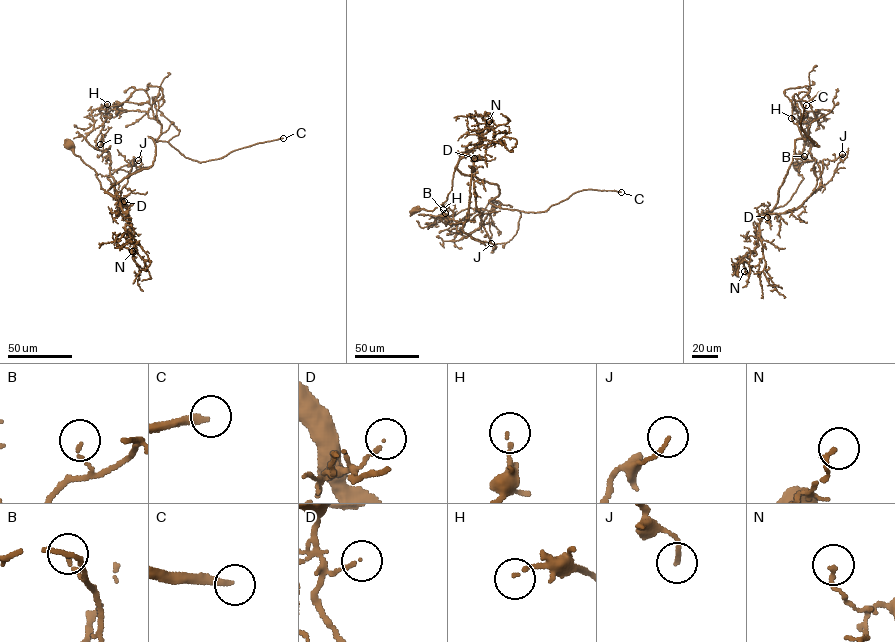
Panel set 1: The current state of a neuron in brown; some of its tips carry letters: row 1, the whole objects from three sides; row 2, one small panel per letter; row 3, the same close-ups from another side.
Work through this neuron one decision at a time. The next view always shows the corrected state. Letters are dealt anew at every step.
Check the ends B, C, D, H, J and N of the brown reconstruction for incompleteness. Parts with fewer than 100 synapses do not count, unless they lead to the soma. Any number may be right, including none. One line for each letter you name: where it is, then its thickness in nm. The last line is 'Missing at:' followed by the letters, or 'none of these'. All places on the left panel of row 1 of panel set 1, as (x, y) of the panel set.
C: at (283, 138); 240 nm thick
Missing at: C

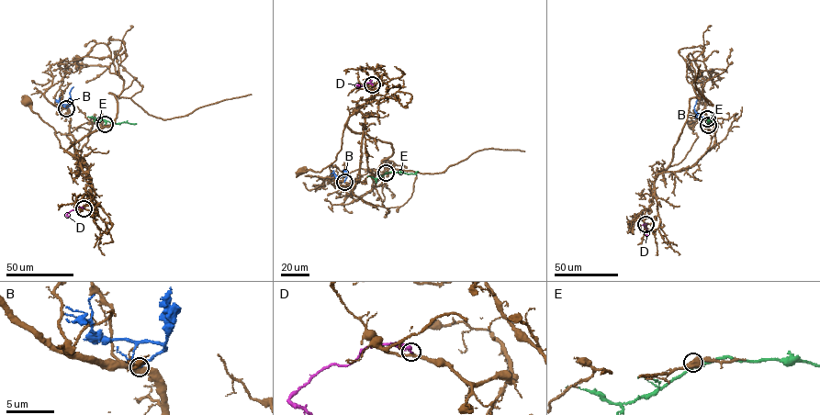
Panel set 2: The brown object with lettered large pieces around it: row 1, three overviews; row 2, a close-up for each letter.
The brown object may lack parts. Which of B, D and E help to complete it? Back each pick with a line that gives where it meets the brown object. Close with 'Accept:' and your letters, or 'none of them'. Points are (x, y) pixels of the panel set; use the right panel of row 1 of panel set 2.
D: contact (645, 224)
Accept: D

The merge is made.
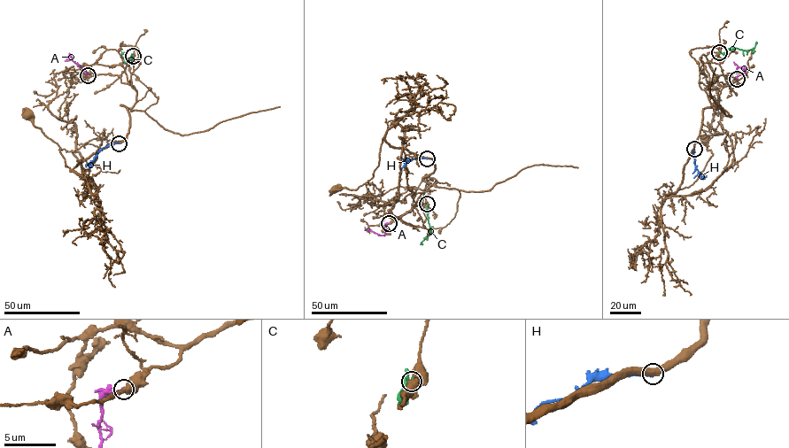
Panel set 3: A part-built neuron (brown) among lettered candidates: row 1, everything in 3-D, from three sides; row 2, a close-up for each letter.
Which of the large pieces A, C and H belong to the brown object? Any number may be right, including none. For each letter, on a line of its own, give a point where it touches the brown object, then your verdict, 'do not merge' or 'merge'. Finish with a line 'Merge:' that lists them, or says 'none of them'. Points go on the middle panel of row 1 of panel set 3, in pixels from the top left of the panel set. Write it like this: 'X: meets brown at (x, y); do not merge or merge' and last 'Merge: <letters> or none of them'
A: meets brown at (389, 223); do not merge
C: meets brown at (427, 204); do not merge
H: meets brown at (427, 158); do not merge
Merge: none of them

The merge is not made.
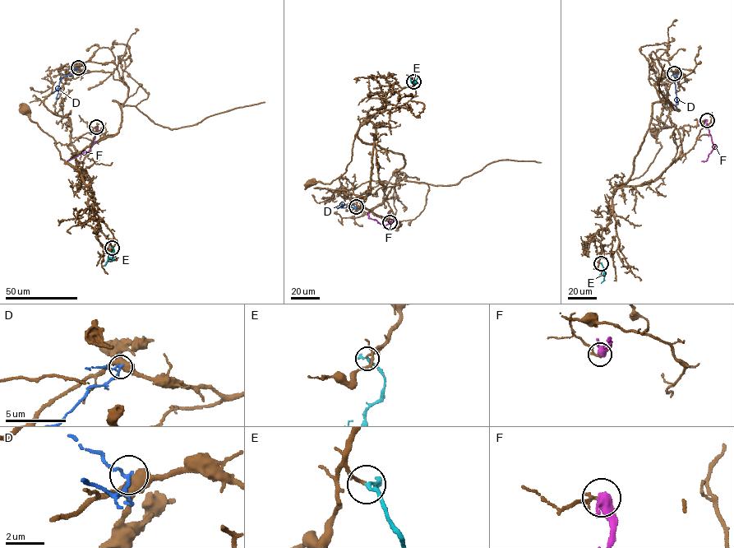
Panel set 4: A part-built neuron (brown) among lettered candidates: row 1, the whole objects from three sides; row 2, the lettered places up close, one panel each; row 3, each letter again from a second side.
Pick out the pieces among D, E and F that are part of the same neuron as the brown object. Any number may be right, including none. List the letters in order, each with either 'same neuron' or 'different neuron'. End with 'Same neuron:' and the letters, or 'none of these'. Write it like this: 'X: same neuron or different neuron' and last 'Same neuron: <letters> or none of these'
D: different neuron
E: same neuron
F: different neuron
Same neuron: E

